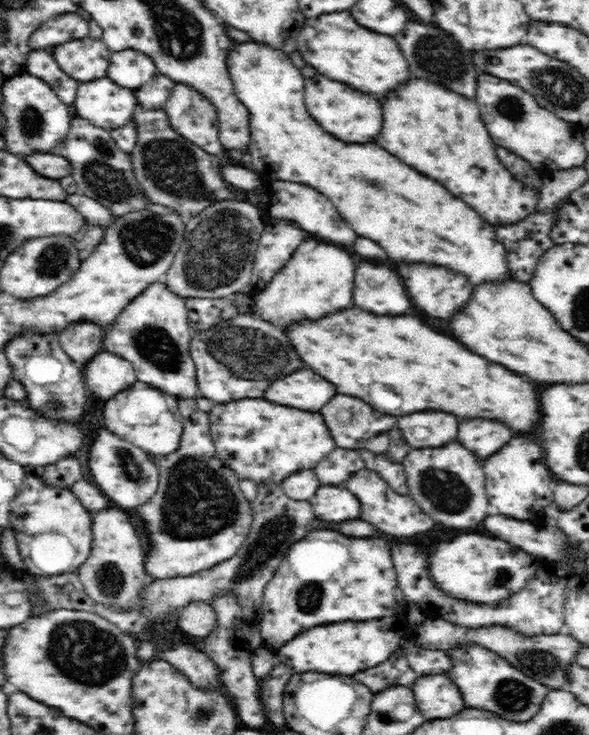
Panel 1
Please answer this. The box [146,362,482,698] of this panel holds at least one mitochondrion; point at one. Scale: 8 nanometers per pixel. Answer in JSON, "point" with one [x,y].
{"point":[200,502]}

